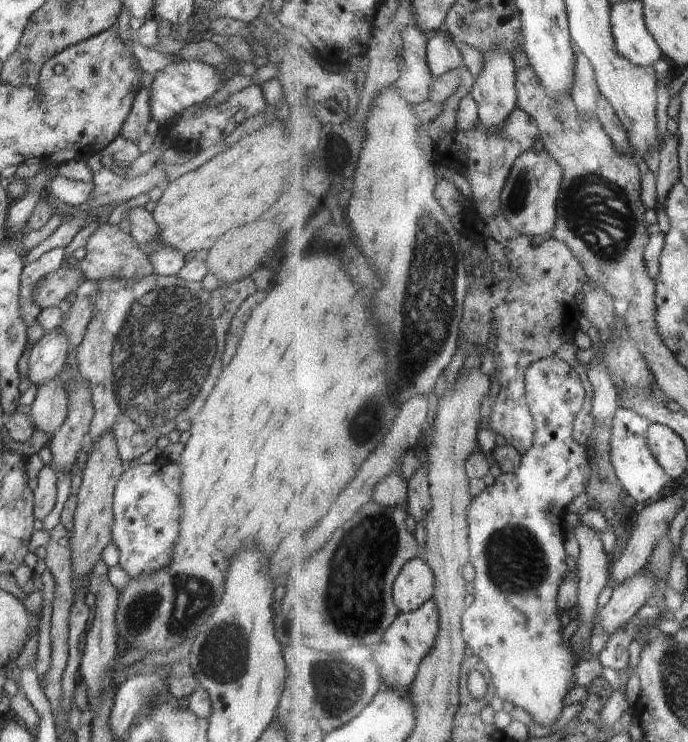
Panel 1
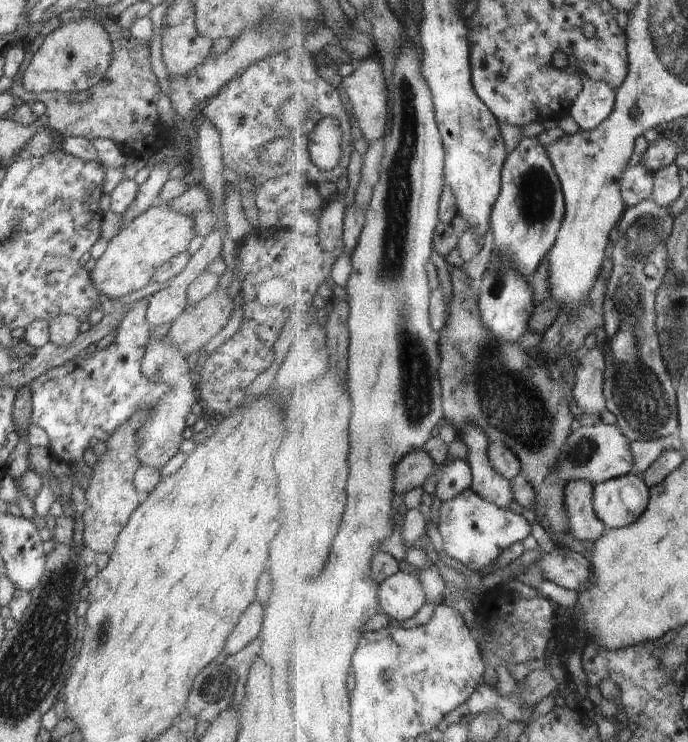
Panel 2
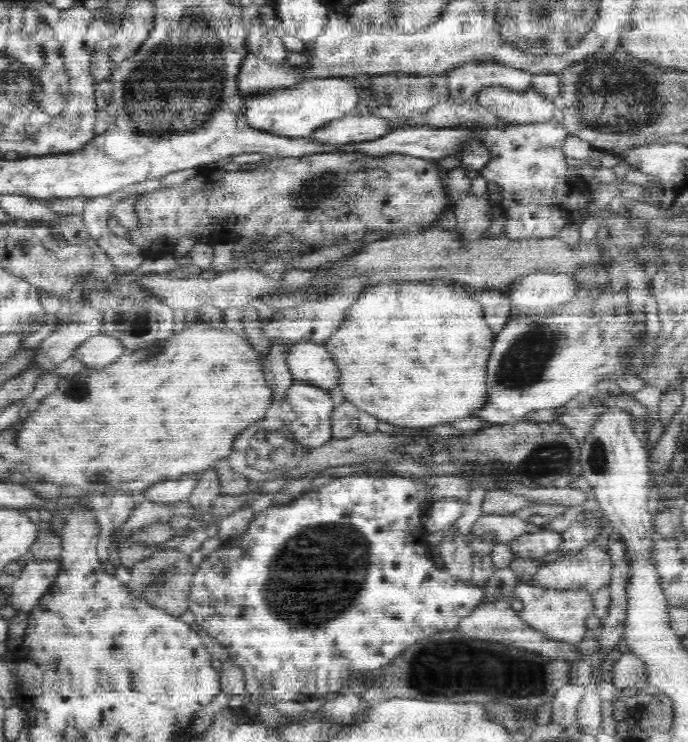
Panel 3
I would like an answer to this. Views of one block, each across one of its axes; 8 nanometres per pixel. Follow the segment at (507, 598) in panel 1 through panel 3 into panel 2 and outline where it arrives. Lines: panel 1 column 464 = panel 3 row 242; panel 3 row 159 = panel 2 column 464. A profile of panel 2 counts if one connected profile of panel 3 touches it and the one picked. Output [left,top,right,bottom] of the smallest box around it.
[438,488,532,573]

